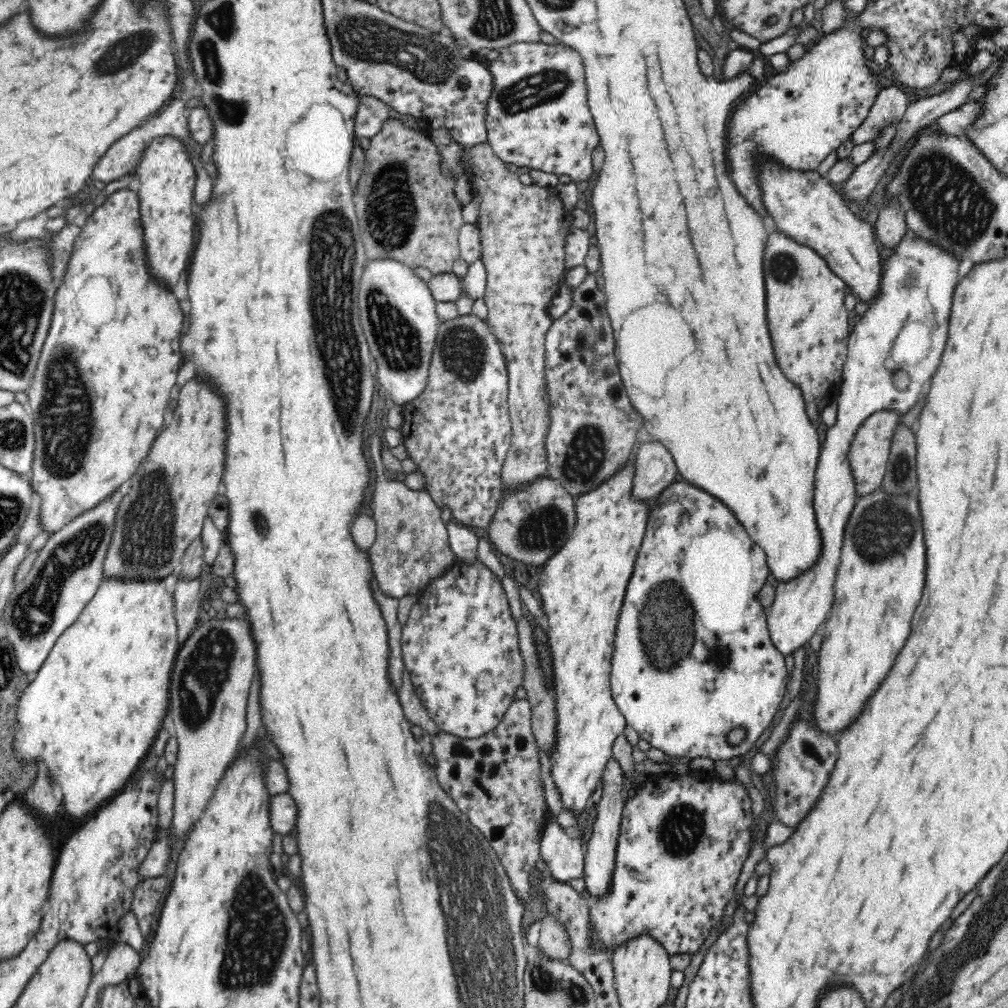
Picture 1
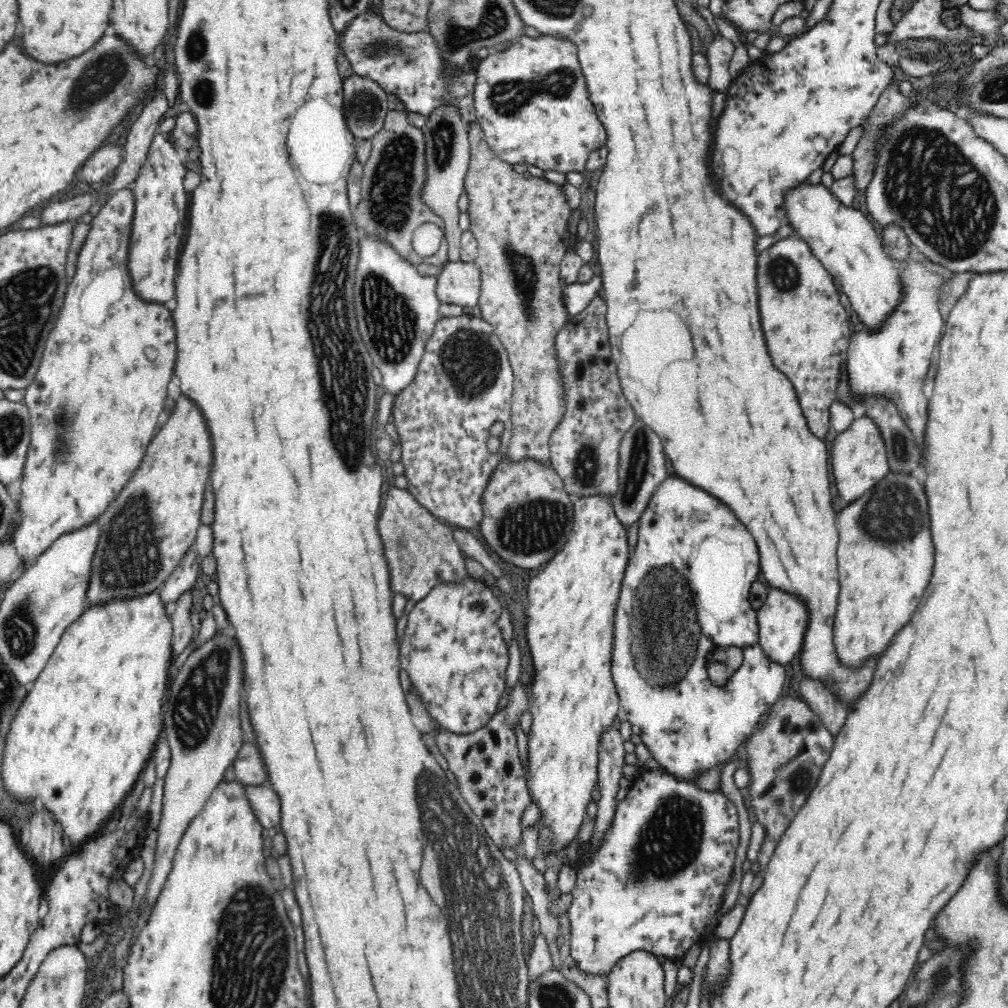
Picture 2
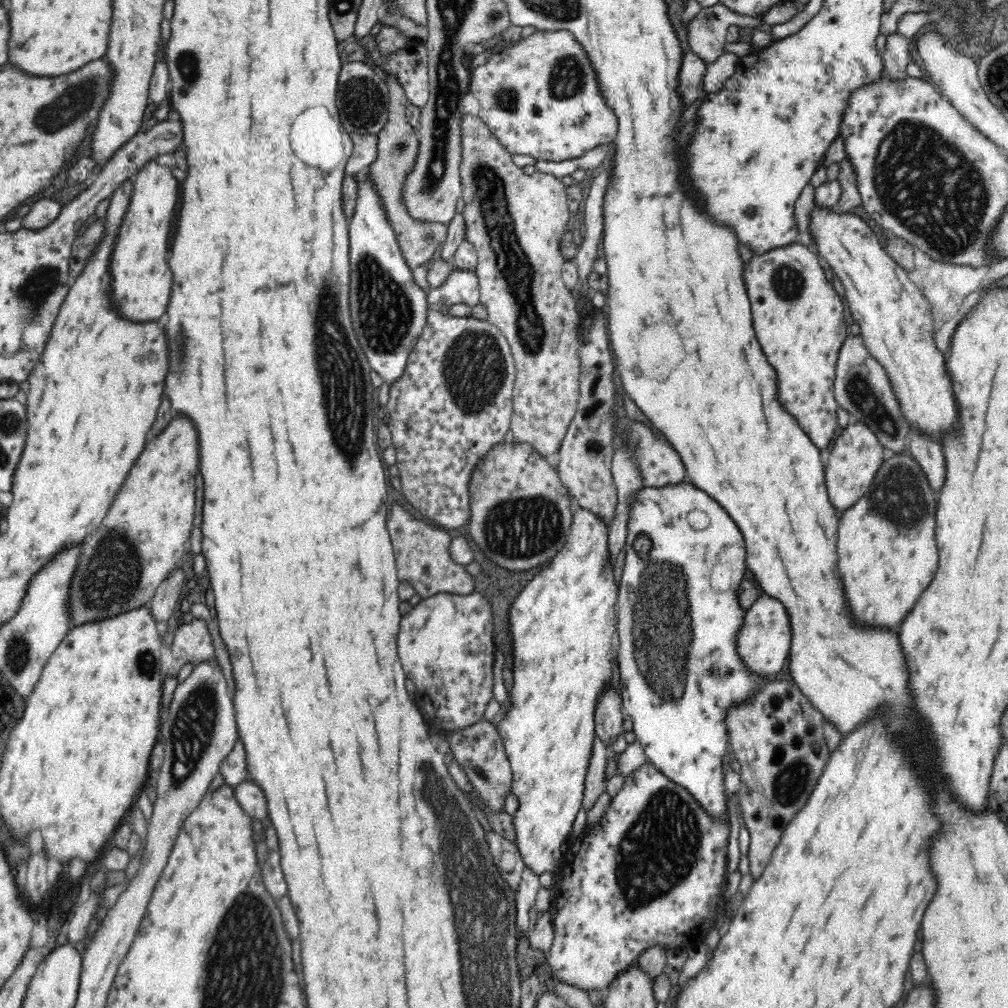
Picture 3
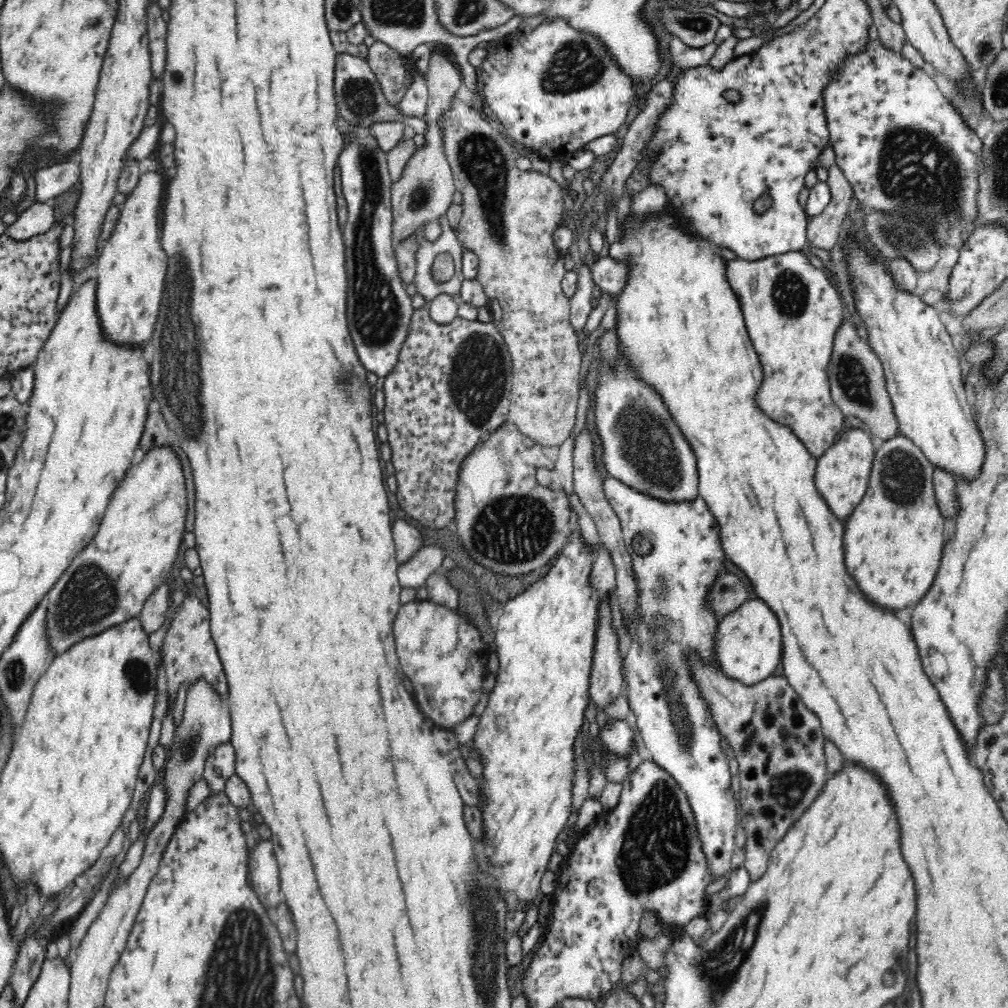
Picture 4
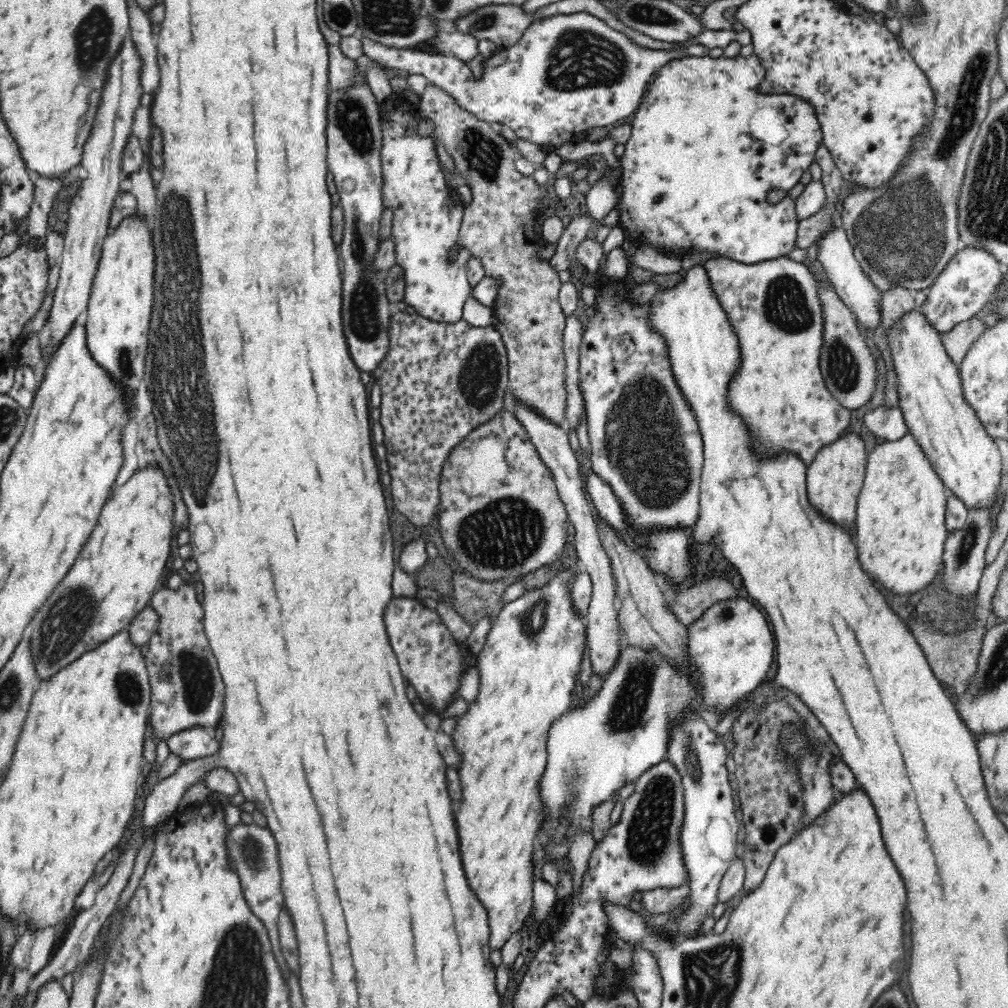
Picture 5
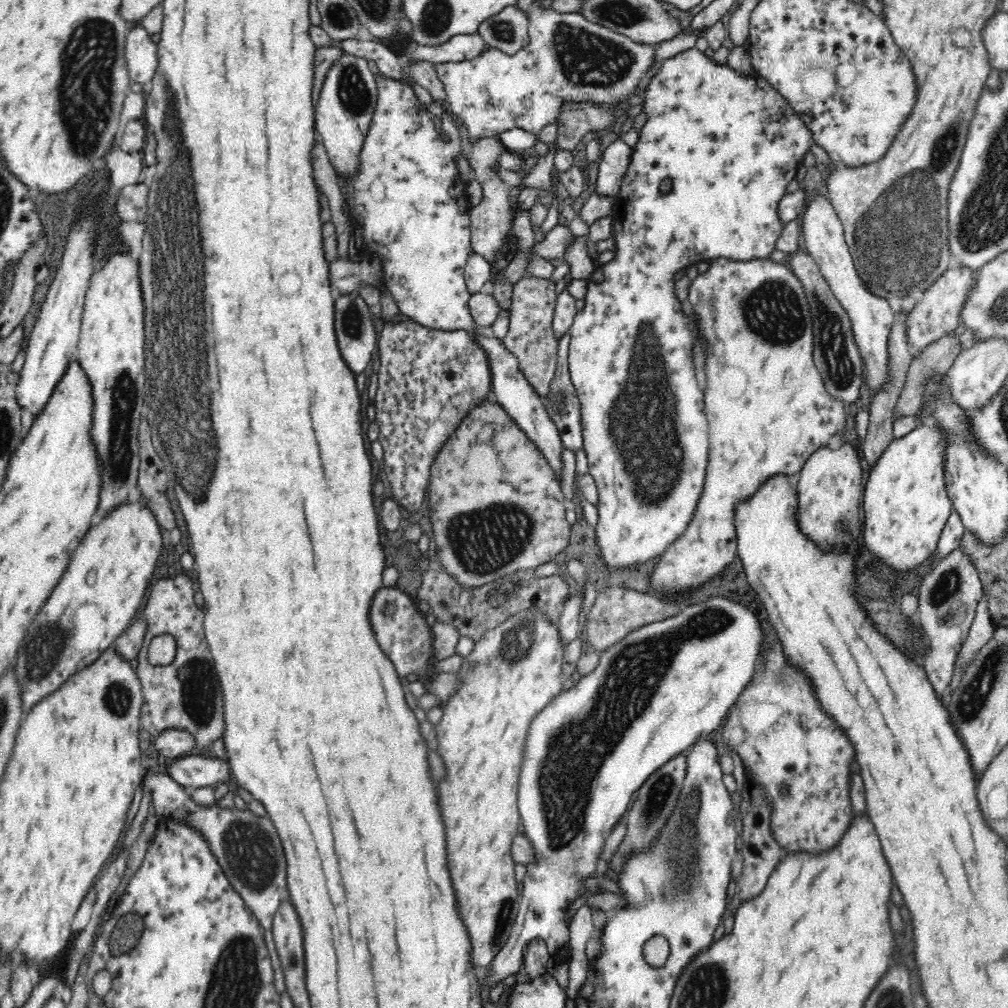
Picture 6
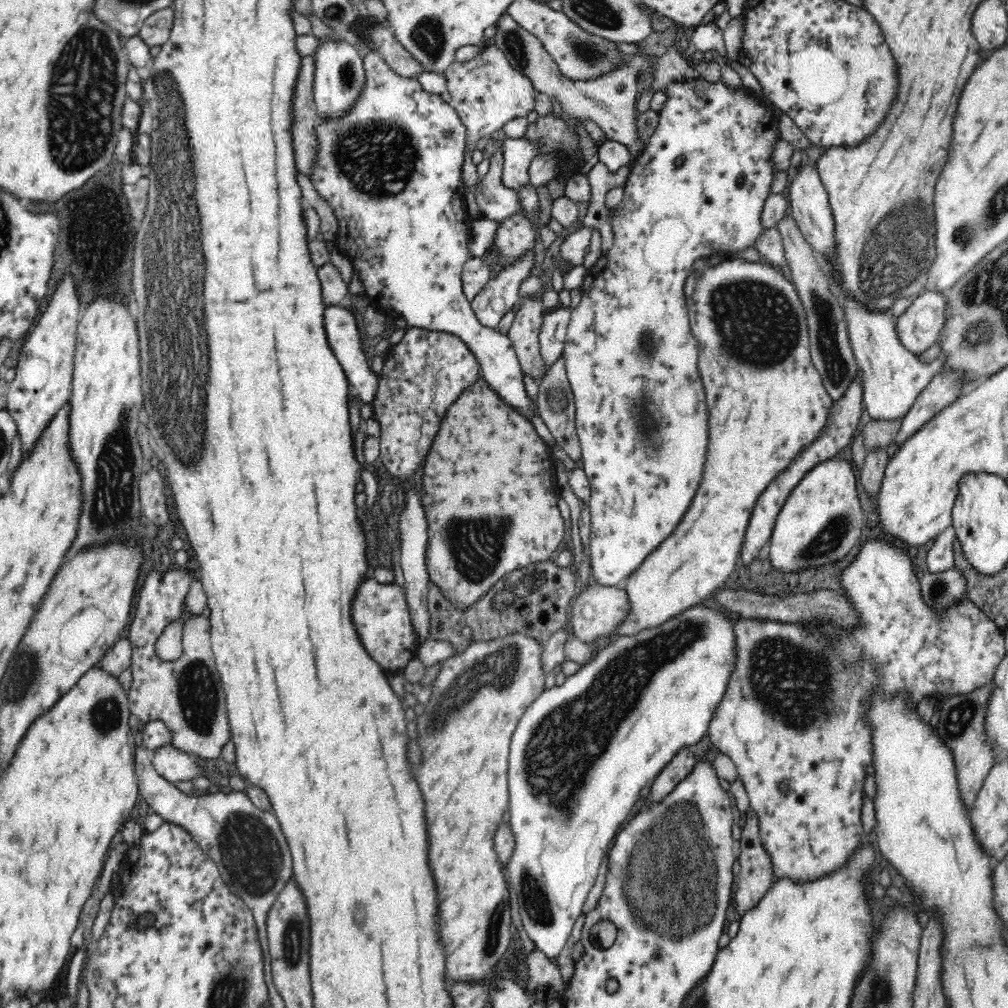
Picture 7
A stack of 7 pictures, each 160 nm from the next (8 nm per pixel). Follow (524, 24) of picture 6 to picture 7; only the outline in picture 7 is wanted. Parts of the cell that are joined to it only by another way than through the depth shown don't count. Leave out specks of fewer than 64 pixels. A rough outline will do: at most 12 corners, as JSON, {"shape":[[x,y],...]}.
{"shape":[[507,12],[495,45],[572,127],[592,120],[607,140],[645,151],[636,96],[652,58],[572,81],[540,39]]}

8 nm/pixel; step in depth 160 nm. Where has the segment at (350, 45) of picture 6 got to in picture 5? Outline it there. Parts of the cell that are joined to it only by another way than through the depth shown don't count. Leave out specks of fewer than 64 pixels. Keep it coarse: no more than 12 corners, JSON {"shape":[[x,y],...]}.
{"shape":[[597,15],[535,20],[473,76],[361,34],[488,124],[542,147],[634,114],[660,67]]}

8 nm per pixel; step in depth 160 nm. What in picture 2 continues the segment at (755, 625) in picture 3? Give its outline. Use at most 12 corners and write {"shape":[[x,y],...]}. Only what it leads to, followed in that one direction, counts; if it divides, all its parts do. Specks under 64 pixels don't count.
{"shape":[[770,589],[757,610],[770,661],[796,658],[808,626],[803,600]]}

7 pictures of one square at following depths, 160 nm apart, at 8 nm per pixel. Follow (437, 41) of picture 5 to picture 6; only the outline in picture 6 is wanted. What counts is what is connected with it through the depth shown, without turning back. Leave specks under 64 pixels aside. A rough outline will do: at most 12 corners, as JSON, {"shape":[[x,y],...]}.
{"shape":[[480,33],[459,34],[408,57],[432,63],[464,62],[484,51]]}

